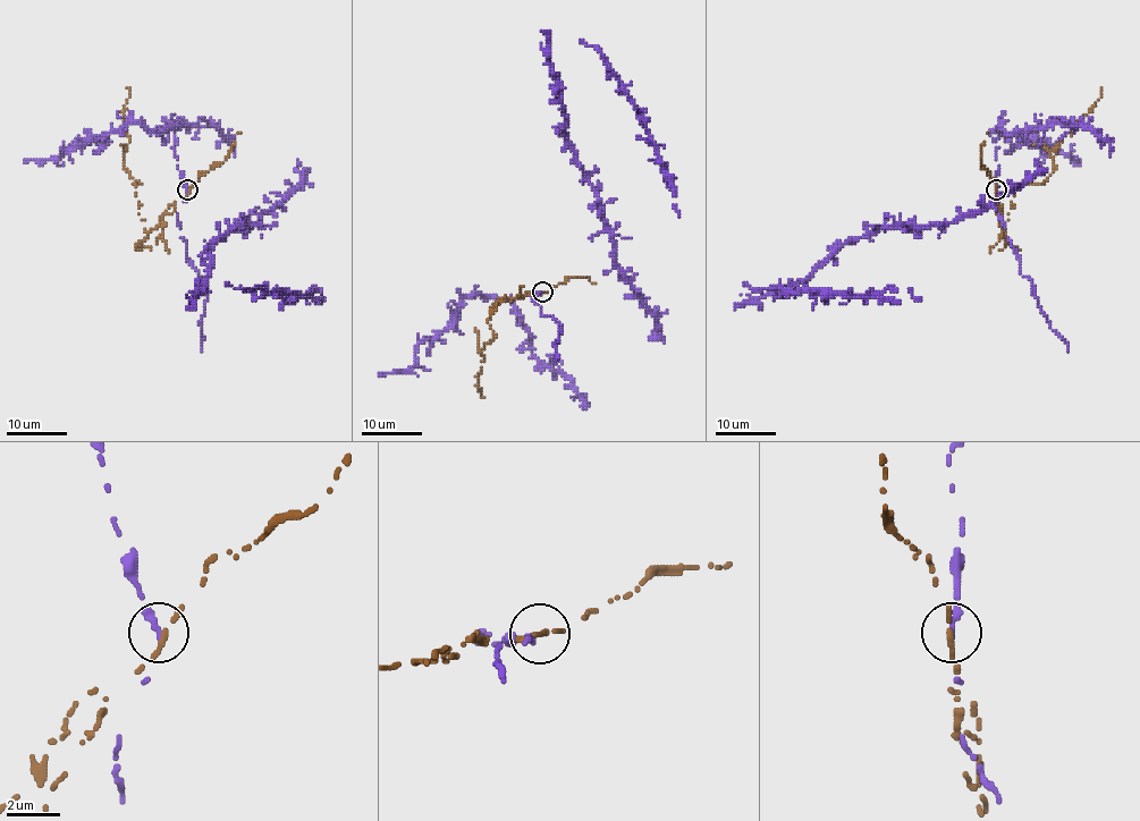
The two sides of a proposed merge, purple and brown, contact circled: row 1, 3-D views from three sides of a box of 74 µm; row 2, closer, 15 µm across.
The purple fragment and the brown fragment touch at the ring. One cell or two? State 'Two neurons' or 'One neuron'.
Two neurons

